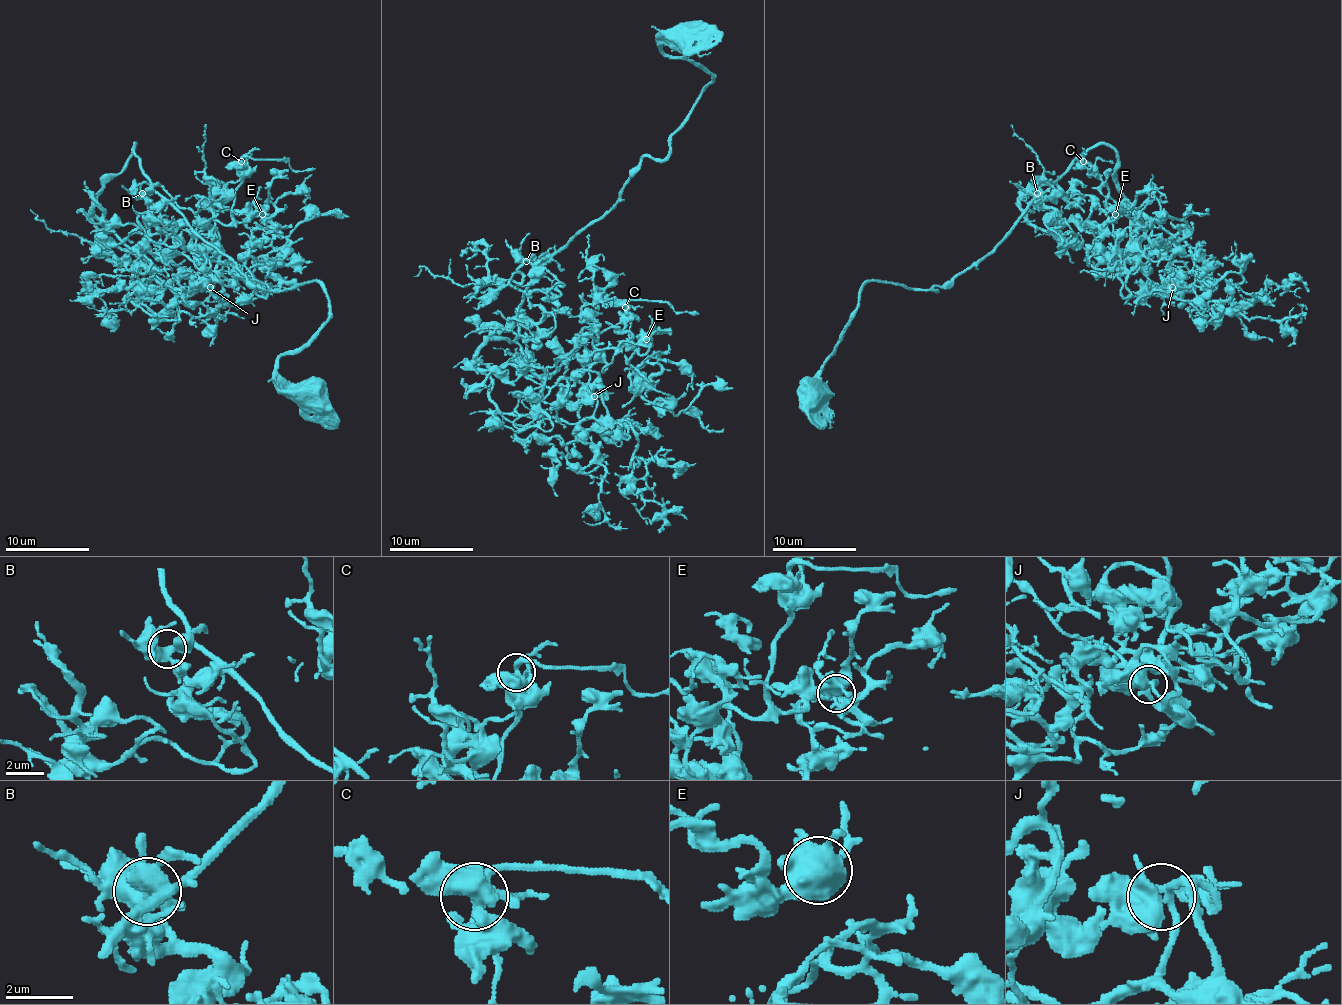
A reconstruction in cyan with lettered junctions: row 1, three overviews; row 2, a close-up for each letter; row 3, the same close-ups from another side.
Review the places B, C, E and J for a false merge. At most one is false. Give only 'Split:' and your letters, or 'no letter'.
Split: no letter

